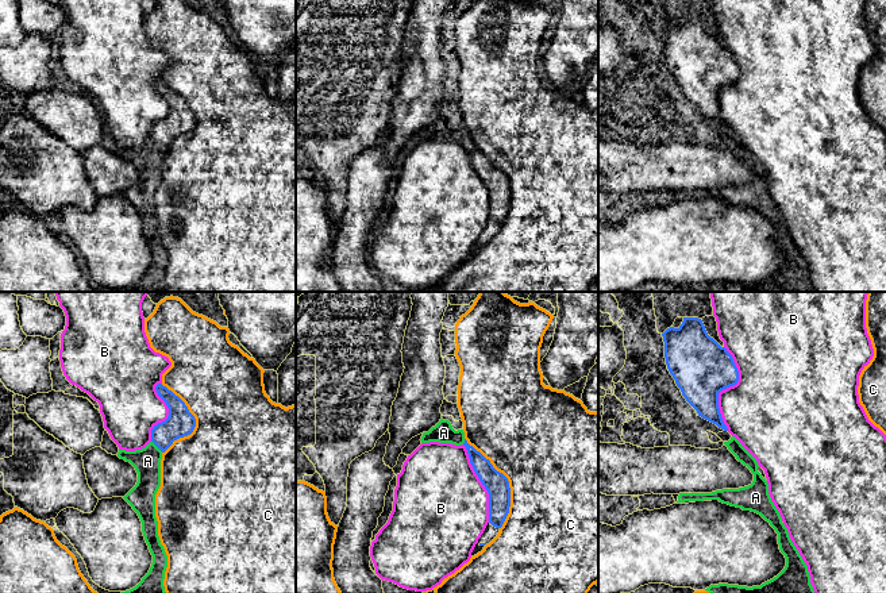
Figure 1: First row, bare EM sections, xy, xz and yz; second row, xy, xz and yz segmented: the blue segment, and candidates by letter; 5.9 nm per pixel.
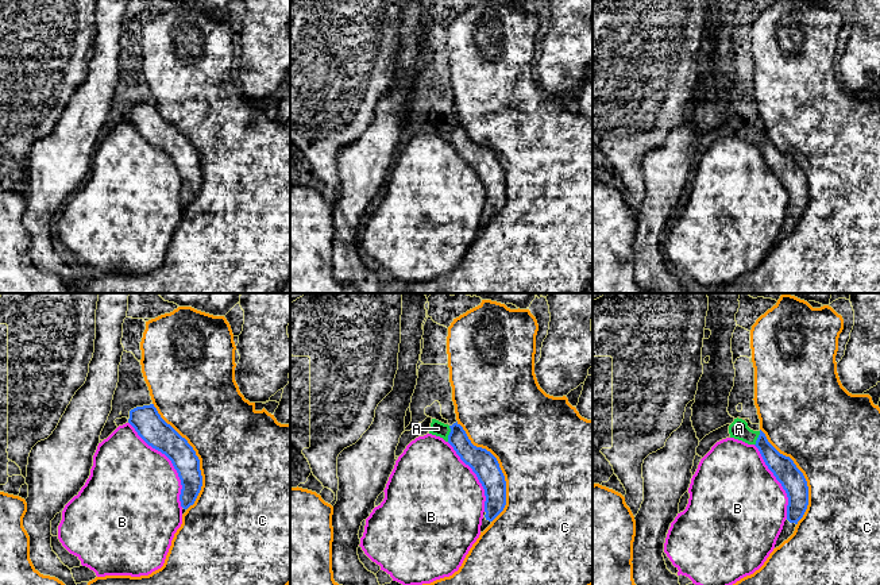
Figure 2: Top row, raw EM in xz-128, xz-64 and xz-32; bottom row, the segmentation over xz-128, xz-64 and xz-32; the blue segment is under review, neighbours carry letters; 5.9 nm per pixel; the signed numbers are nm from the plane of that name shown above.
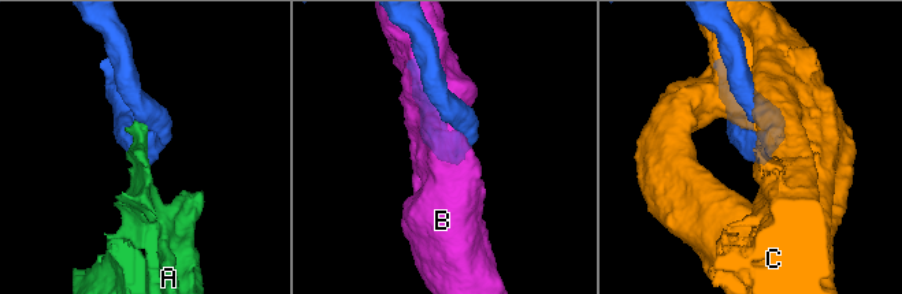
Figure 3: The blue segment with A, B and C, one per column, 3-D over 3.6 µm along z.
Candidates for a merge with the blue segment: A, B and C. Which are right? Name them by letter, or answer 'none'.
none

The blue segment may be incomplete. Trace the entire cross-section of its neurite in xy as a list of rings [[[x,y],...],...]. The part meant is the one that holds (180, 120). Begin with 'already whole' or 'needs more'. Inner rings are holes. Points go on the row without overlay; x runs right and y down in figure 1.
already whole; [[[162,81],[155,84],[158,93],[166,100],[169,113],[151,127],[151,139],[165,150],[174,138],[188,134],[196,124],[196,116],[185,100]]]

